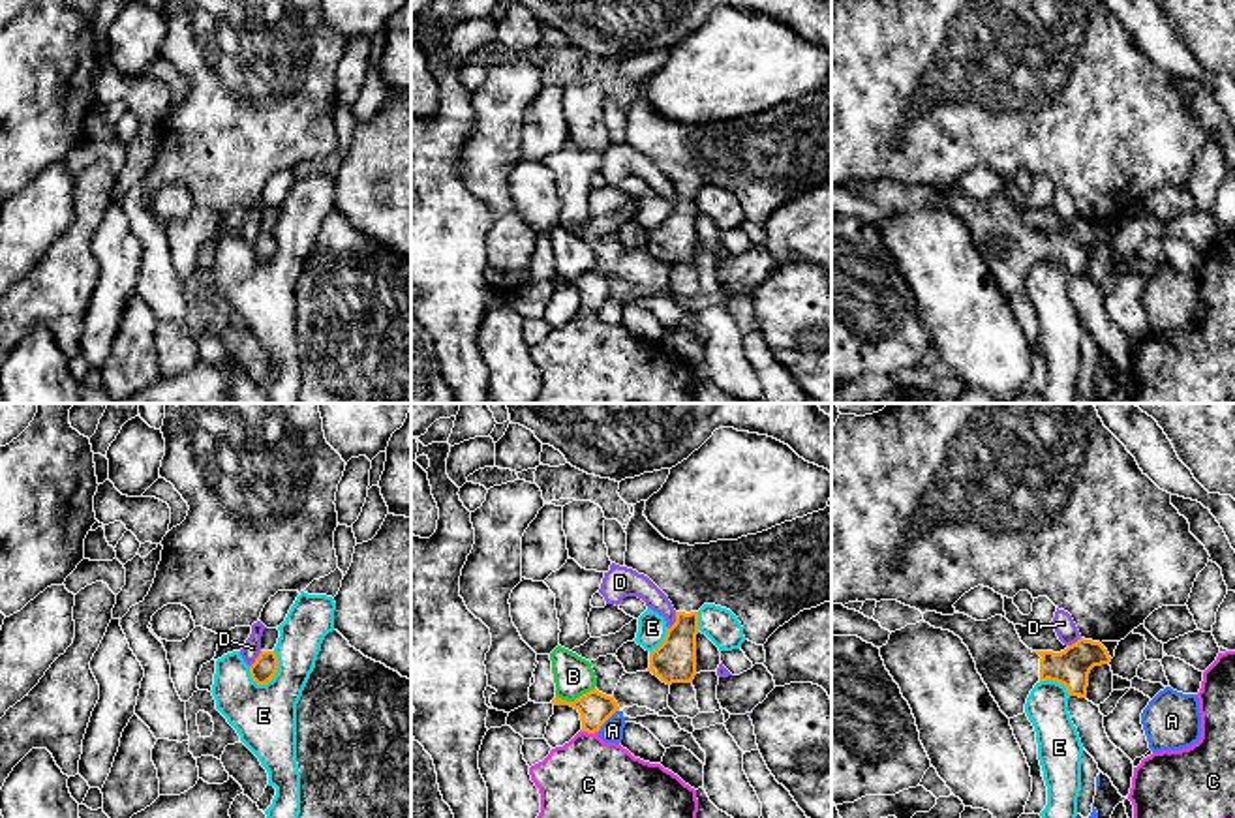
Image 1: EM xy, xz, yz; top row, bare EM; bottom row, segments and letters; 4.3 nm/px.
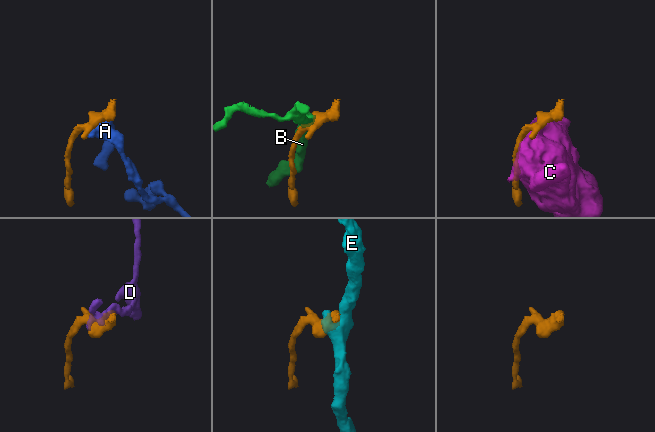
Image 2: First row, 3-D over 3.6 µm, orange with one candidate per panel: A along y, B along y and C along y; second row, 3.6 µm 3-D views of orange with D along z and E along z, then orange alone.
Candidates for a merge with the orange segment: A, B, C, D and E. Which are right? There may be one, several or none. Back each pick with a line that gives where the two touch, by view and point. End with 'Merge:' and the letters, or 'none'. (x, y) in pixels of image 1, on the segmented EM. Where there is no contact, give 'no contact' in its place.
Merge: none

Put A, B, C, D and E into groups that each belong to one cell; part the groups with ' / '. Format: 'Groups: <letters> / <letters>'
Groups: A / B / C / D / E

